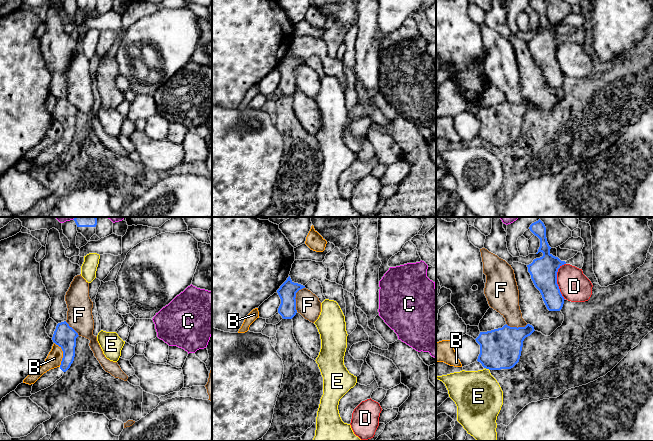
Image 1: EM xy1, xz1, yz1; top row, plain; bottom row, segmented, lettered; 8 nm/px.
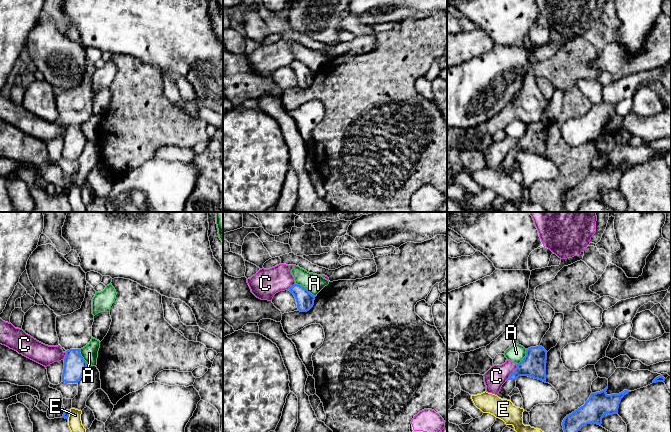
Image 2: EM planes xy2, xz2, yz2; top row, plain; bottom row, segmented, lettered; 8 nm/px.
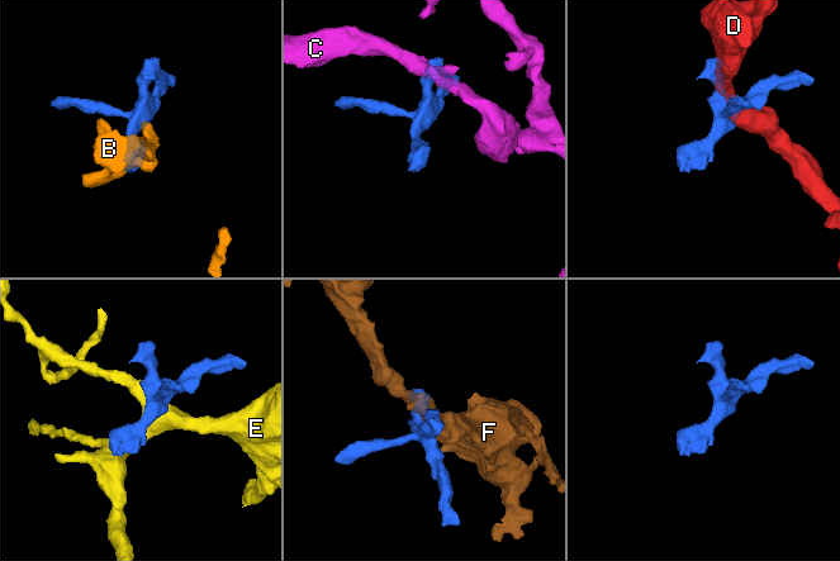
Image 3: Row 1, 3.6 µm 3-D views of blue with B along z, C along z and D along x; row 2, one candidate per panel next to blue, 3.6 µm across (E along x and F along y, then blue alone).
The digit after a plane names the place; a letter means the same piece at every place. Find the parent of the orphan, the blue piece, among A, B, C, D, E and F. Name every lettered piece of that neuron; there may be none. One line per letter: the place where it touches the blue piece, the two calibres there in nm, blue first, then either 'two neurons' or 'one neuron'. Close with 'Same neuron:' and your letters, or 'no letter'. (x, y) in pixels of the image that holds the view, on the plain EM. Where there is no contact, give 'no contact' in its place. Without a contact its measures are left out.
A: xz2 (304, 64) | 140/150 nm | two neurons
B: xy1 (63, 130) | 180/120 nm | two neurons
C: yz2 (513, 148) | 200/170 nm | two neurons
D: yz1 (556, 57) | 220/240 nm | two neurons
E: yz1 (487, 144) | 320/380 nm | two neurons
F: xz1 (295, 73) | 140/190 nm | two neurons
Same neuron: no letter

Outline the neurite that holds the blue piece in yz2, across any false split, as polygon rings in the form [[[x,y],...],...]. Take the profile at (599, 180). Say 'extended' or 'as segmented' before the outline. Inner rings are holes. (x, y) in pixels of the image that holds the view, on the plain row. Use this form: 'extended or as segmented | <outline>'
as segmented | [[[608,162],[596,169],[591,169],[583,182],[567,191],[563,198],[563,206],[566,212],[576,212],[577,208],[587,200],[602,200],[604,191],[617,190],[621,175],[631,167],[624,166],[619,170],[608,171]]]

